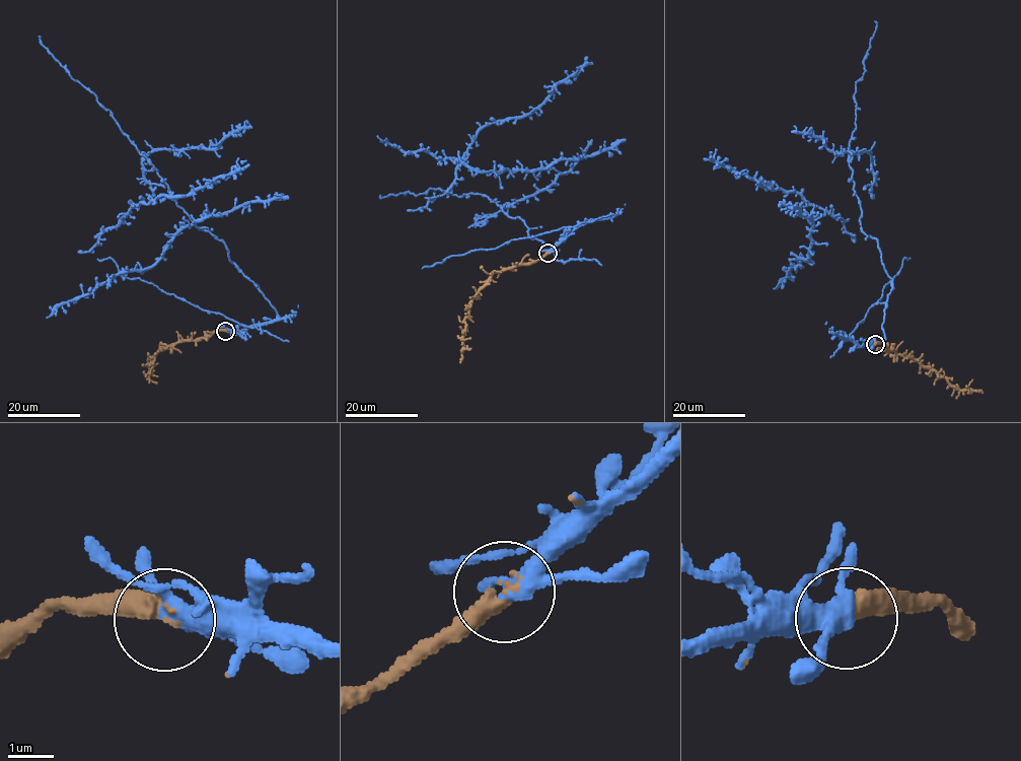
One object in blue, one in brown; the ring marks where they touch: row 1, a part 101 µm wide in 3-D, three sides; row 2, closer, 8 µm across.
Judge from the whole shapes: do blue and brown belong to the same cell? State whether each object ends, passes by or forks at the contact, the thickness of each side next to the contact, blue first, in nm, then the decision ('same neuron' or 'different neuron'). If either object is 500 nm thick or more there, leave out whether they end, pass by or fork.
blue forks there; brown ends there; 320 nm thick on the blue side, 400 nm on the other; same neuron

